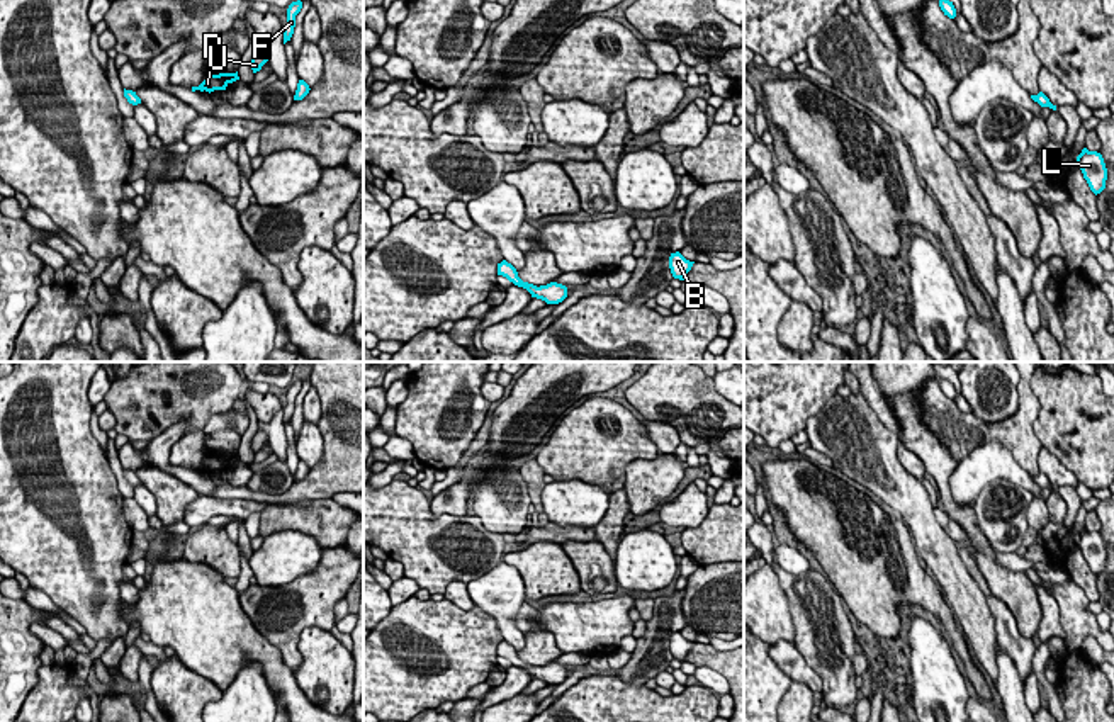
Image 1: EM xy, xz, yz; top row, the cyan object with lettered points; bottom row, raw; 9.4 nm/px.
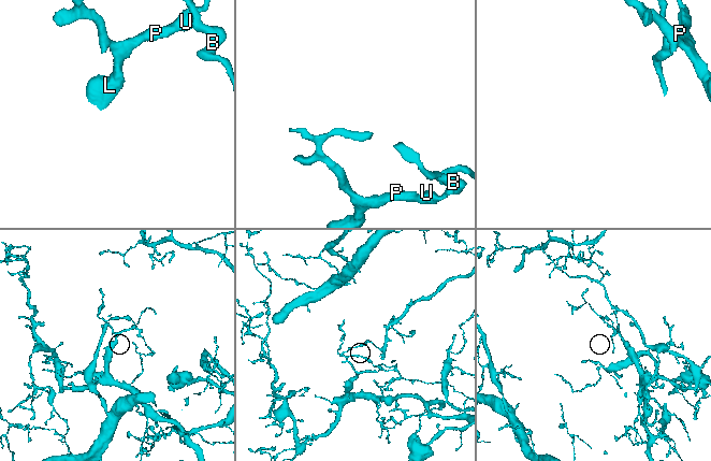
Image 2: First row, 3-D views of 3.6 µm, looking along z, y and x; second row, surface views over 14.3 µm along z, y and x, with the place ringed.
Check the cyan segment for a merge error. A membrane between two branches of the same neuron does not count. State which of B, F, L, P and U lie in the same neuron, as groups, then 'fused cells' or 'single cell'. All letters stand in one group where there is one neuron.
groups B F L P U; single cell

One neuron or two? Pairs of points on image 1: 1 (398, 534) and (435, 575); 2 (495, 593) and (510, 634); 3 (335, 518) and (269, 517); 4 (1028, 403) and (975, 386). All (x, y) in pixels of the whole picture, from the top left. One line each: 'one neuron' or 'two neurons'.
1: one neuron
2: one neuron
3: one neuron
4: two neurons

